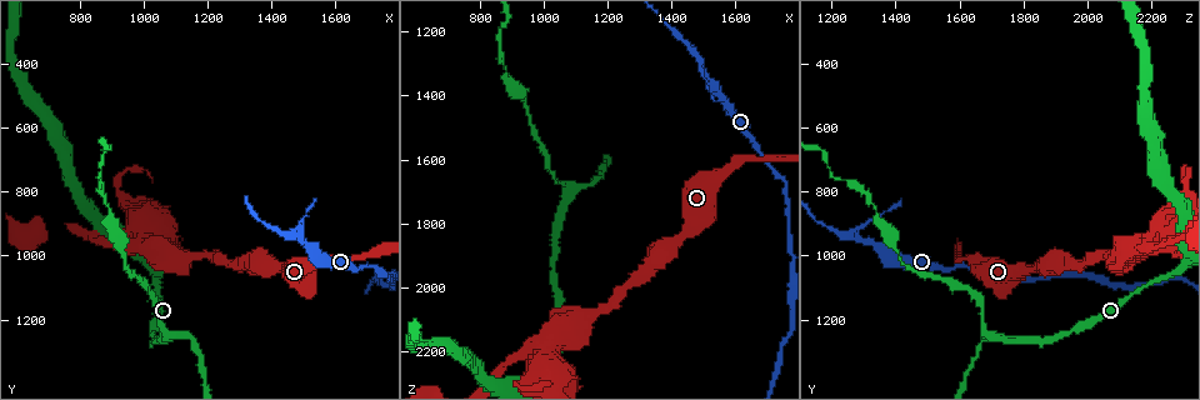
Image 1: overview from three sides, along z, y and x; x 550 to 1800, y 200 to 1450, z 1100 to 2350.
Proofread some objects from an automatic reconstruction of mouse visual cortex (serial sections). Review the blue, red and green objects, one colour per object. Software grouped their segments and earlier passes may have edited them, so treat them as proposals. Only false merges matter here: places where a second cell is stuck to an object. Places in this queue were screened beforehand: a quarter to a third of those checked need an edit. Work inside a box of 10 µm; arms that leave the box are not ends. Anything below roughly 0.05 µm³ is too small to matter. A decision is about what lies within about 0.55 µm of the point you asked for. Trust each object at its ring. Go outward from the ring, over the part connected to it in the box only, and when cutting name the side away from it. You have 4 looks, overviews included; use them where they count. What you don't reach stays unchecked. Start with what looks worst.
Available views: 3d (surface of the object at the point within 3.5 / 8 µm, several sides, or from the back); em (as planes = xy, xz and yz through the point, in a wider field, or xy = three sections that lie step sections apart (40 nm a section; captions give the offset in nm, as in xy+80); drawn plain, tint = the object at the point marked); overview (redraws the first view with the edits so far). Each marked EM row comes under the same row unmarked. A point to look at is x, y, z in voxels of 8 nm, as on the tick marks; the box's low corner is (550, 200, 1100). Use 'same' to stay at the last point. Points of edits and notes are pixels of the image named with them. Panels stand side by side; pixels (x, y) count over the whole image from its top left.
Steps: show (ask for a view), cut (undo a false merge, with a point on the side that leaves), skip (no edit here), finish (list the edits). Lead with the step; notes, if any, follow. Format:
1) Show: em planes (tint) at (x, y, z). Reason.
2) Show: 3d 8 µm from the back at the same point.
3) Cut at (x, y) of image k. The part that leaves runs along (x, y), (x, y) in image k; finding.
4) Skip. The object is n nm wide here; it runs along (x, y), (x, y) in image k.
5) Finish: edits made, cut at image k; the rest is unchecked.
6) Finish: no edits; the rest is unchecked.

Show: 3d 3.5 µm from the back at (1500, 940, 1280). Thin neck.

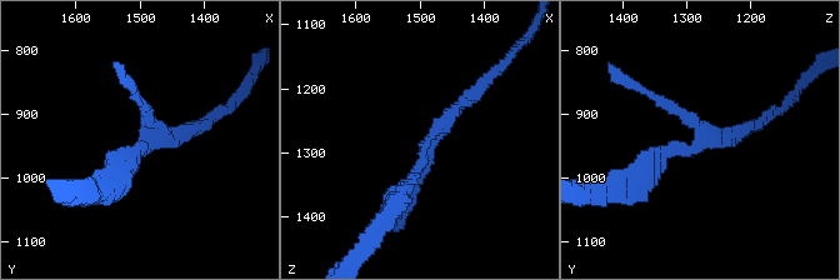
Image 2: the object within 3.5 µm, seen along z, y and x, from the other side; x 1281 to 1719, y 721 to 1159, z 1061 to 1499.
Show: em xy step 5 (tint) at (1490, 940, 1275).

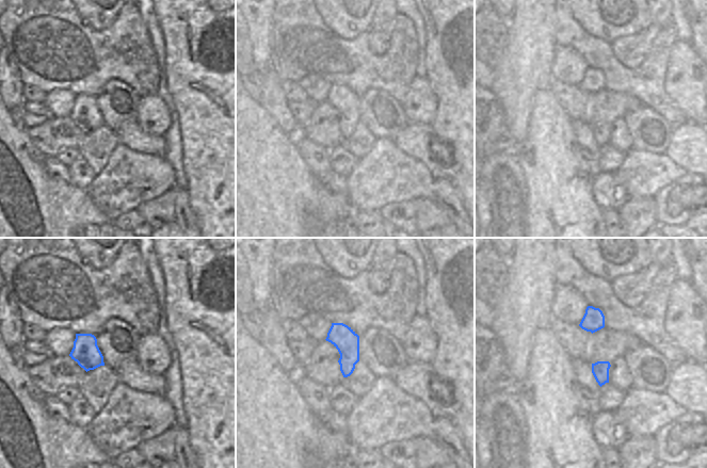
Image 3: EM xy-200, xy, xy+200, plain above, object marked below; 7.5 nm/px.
Skip. It runs along (400, 199), (426, 138), (484, 80) in image 2; one cell here.

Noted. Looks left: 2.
Show: 3d 3.5 µm at (1020, 960, 2160). Narrows sharply.

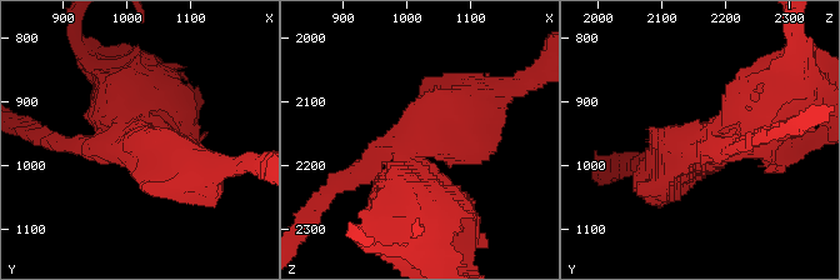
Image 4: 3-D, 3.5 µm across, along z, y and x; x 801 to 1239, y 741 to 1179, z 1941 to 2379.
Show: em planes (tint) at (1015, 965, 2155). Now the EM.

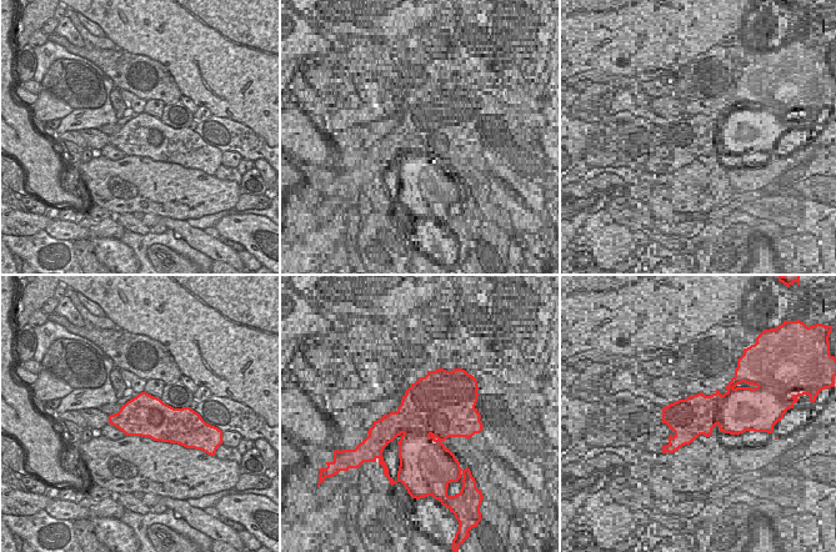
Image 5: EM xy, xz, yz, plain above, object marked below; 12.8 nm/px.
Skip. It runs along (660, 174), (753, 89) in image 4; continuous, no second cell.

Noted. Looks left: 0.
Finish: no edits; the rest is unchecked.

